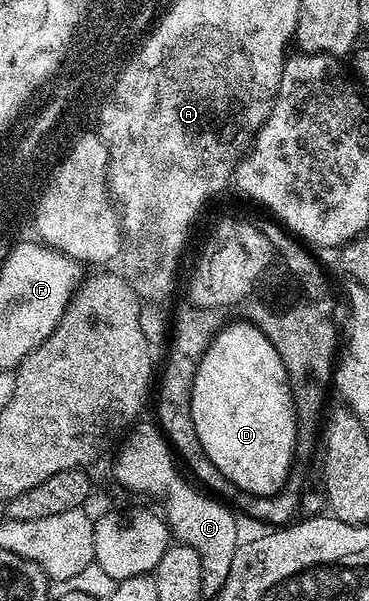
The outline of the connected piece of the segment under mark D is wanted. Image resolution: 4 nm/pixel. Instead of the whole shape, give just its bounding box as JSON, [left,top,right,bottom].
[191,320,297,498]

